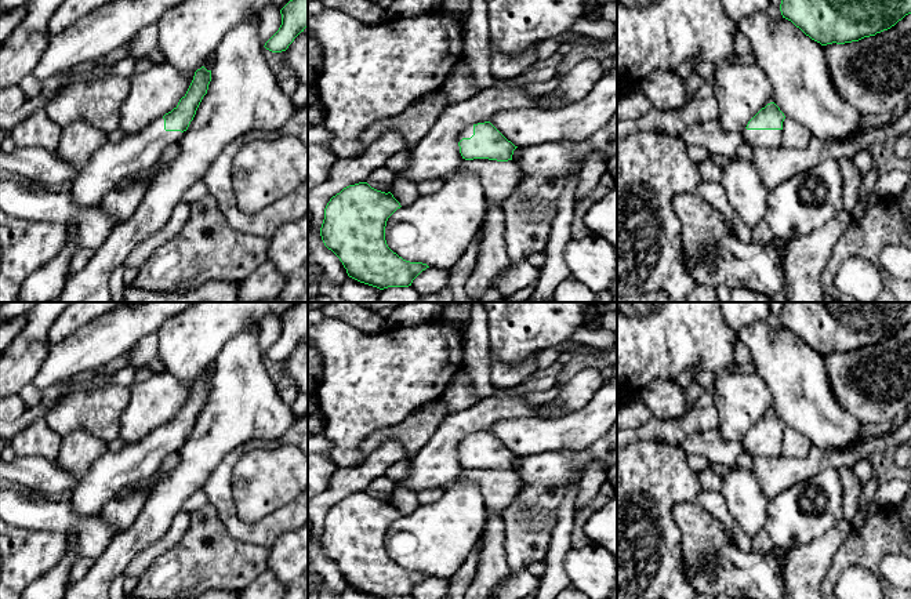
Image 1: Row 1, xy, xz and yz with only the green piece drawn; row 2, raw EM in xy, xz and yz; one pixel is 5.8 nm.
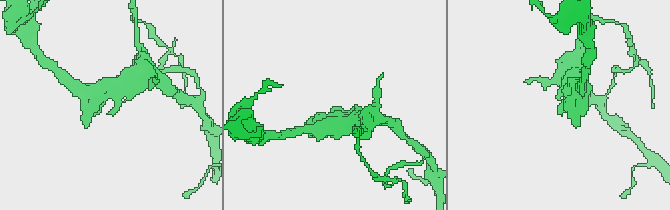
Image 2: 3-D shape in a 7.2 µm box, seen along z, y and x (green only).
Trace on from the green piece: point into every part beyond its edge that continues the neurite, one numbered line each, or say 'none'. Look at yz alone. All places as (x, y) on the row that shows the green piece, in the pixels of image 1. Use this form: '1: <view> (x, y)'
1: yz (752, 138)

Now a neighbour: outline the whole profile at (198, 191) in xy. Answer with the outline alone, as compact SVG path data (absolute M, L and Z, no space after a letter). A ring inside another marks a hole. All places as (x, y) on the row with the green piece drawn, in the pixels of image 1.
M199 182L199 184L193 185L189 190L186 190L186 193L182 196L182 202L192 203L204 196L208 196L208 190L207 190L206 185Z

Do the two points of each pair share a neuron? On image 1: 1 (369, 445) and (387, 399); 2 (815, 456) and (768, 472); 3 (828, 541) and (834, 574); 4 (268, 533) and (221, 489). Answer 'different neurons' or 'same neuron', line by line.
1: different neurons
2: same neuron
3: different neurons
4: same neuron

